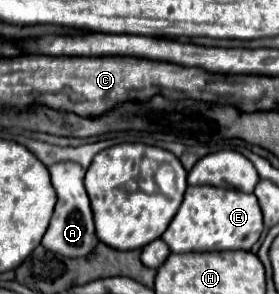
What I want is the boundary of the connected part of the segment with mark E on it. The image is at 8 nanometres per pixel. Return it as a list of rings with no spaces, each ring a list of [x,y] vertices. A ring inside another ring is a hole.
[[[188,187],[184,201],[164,231],[162,239],[172,253],[190,251],[236,251],[252,249],[262,235],[262,213],[254,193],[232,191],[222,187]]]

